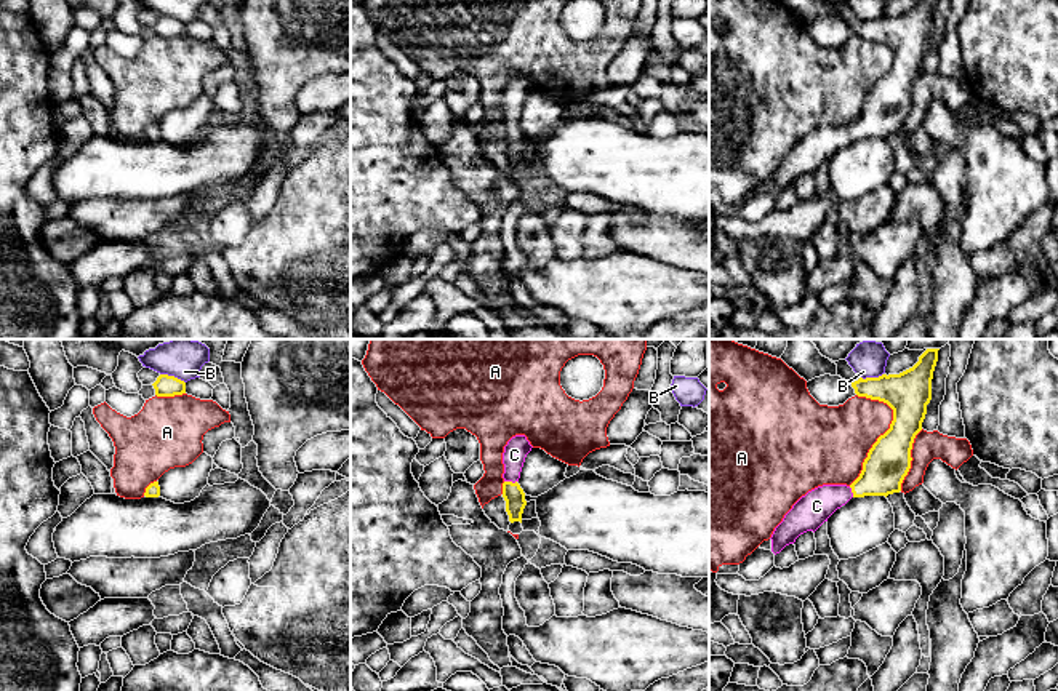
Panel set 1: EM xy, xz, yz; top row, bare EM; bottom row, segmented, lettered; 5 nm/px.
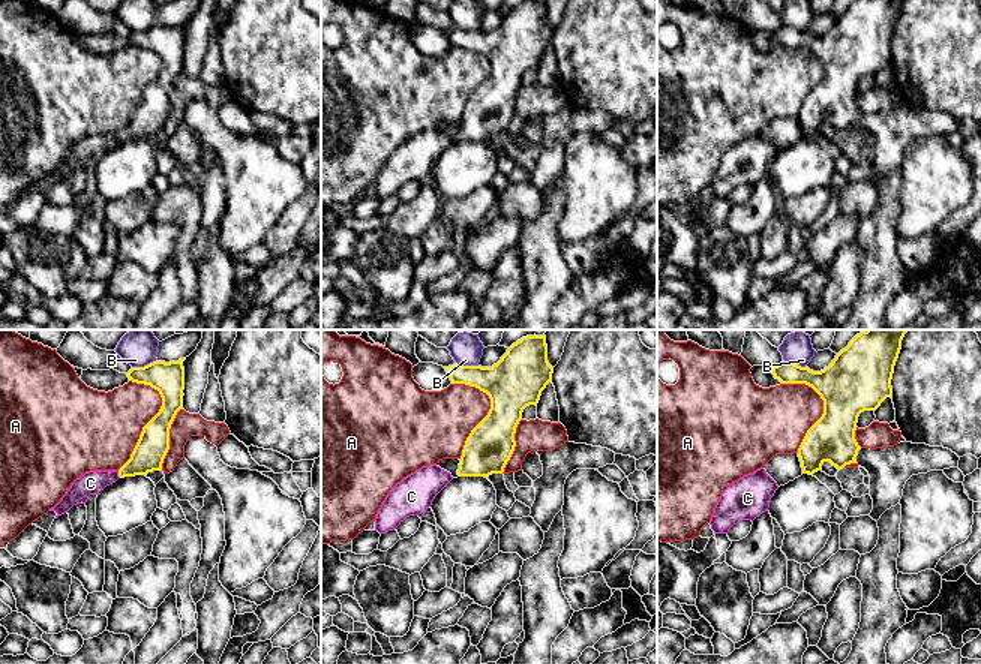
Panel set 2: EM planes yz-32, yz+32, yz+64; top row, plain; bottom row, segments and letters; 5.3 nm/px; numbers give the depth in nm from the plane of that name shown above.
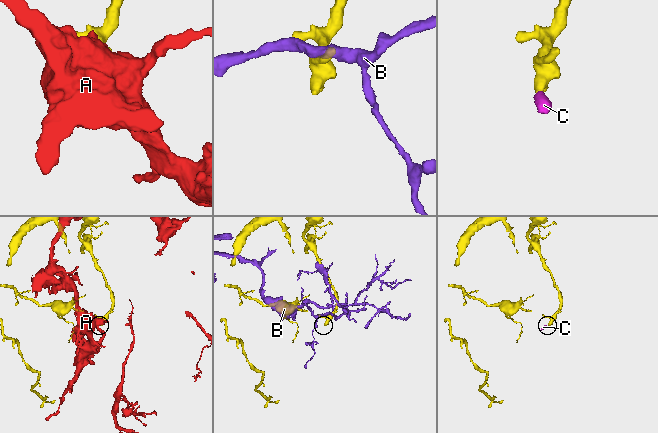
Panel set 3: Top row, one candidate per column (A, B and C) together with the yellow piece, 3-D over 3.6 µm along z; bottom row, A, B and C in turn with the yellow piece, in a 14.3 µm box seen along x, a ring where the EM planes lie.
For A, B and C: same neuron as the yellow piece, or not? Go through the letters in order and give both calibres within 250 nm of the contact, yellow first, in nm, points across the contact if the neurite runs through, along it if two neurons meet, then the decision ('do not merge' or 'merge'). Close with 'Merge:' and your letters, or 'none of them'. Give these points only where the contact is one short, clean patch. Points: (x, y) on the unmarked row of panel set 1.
A: 220/320 nm | do not merge
B: 110/110 nm | do not merge
C: 110/120 nm | across xz (514, 138), (511, 123), (514, 96) | merge
Merge: C

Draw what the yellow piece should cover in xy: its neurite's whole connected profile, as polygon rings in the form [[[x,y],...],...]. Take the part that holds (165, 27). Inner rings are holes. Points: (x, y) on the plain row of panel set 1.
[[[160,16],[152,27],[157,38],[174,38],[186,35],[186,24],[168,16]]]

